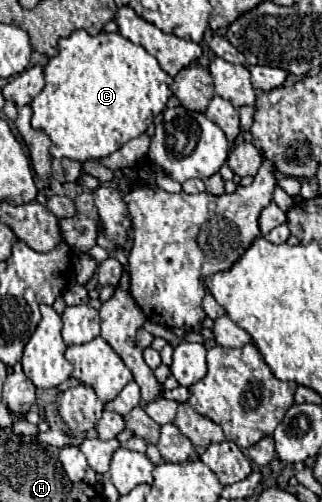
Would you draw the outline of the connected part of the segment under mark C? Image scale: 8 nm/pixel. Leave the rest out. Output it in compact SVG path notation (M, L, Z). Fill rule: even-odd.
M77 30L59 40L59 54L45 66L45 88L31 102L31 126L49 134L53 142L53 158L69 158L77 162L85 162L87 158L101 160L123 148L129 140L137 138L149 128L149 124L153 124L153 118L165 110L165 104L171 98L171 82L173 78L163 72L159 62L143 46L129 42L121 34L101 32L91 36L85 30Z

